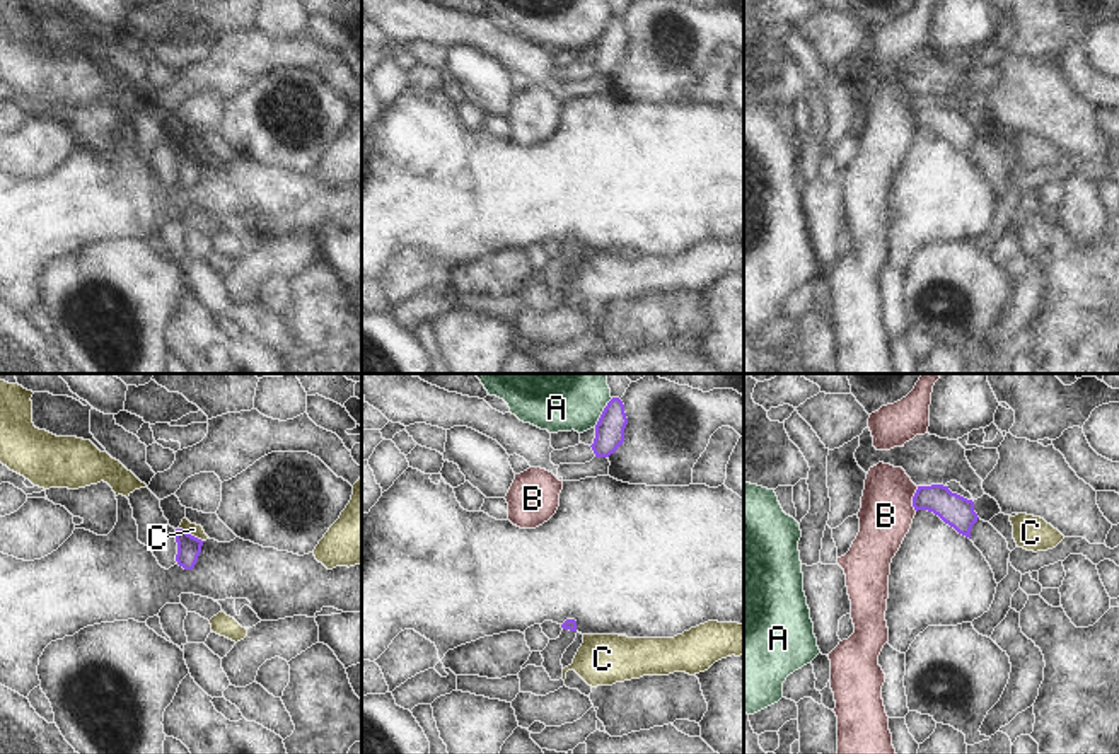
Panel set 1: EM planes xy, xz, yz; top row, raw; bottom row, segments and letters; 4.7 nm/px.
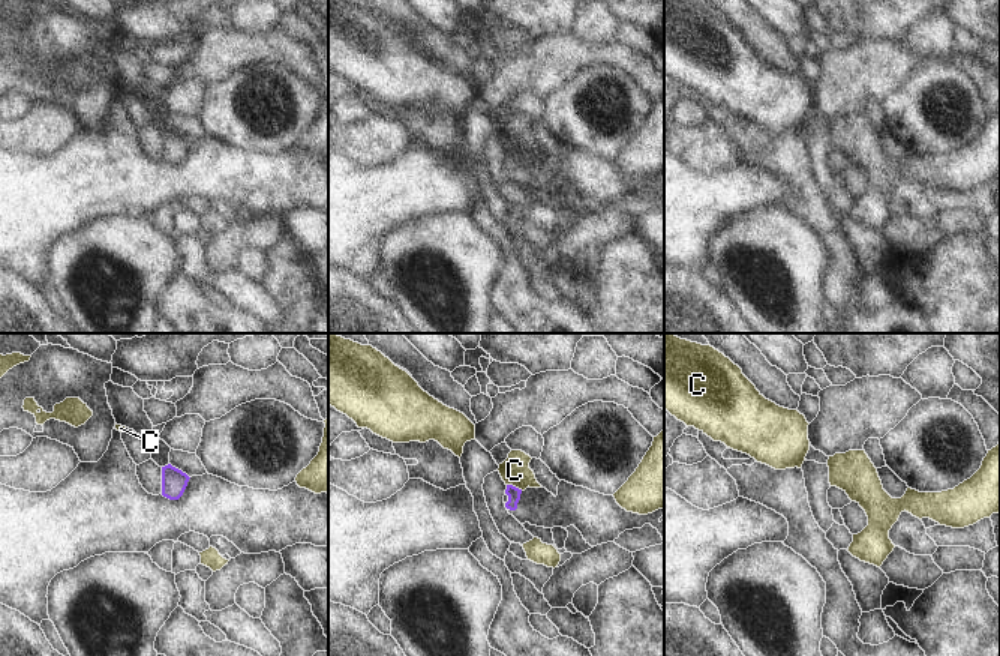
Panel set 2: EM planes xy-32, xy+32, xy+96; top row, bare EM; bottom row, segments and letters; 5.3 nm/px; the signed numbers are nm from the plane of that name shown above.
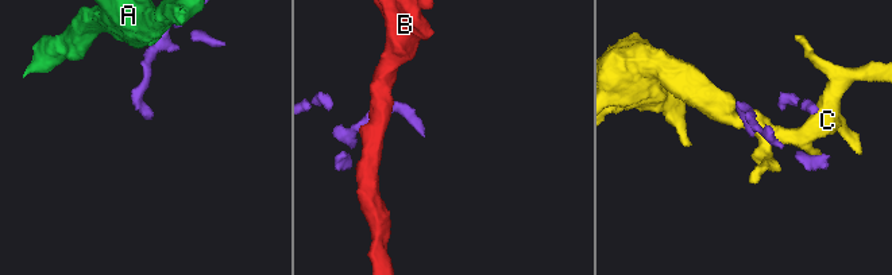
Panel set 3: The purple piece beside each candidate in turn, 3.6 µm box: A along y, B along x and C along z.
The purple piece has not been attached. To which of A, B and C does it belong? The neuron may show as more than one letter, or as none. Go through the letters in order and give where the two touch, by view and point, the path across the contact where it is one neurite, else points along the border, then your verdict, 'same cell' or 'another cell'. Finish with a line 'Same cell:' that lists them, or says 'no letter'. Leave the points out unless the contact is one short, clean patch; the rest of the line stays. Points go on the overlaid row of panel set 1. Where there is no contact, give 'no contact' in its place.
A: contact xz (602, 413); another cell
B: contact yz (913, 498); border yz (918, 487), (913, 497), (915, 510); another cell
C: contact xy (190, 534); border xy (179, 527), (203, 541); another cell
Same cell: no letter

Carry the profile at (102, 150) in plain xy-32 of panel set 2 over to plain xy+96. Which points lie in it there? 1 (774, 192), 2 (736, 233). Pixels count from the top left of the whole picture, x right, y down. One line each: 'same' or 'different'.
1: same
2: different

